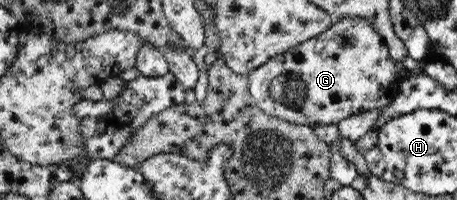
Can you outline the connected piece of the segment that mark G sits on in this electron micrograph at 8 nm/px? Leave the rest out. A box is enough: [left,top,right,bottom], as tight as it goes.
[249,16,409,129]

